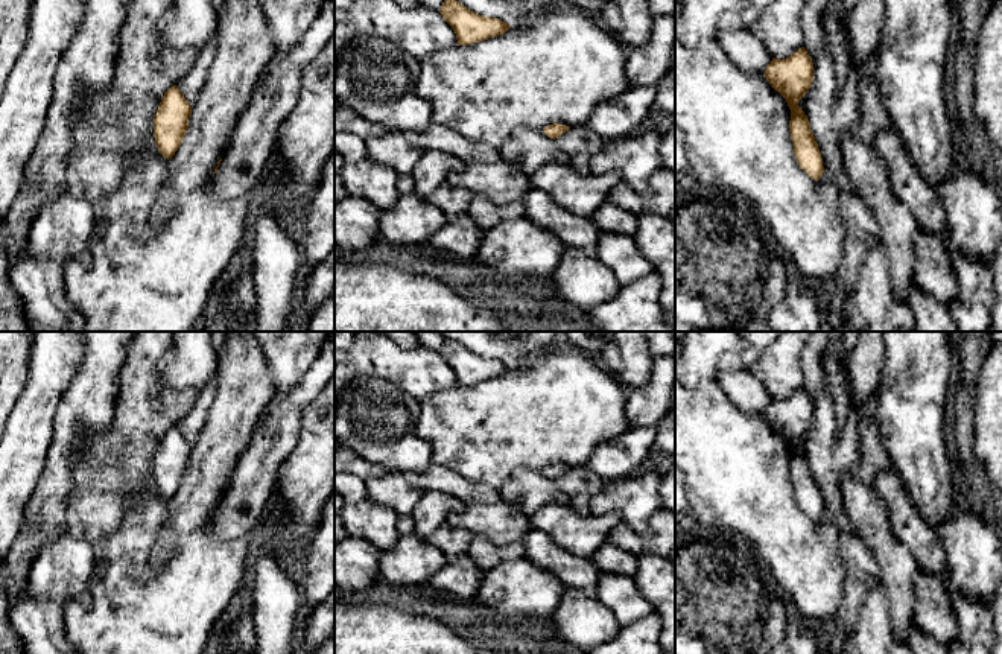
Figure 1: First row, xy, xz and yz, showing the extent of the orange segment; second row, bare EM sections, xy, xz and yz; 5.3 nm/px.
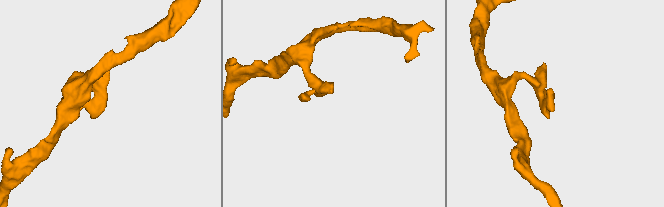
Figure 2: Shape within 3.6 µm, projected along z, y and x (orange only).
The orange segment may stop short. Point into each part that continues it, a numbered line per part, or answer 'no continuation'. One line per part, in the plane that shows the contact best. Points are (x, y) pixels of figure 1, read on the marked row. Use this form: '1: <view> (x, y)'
no continuation

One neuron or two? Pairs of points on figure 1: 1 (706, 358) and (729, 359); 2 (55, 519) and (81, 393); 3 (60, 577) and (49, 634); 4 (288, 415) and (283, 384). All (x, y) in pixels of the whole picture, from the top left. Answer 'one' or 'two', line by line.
1: two
2: one
3: one
4: two

